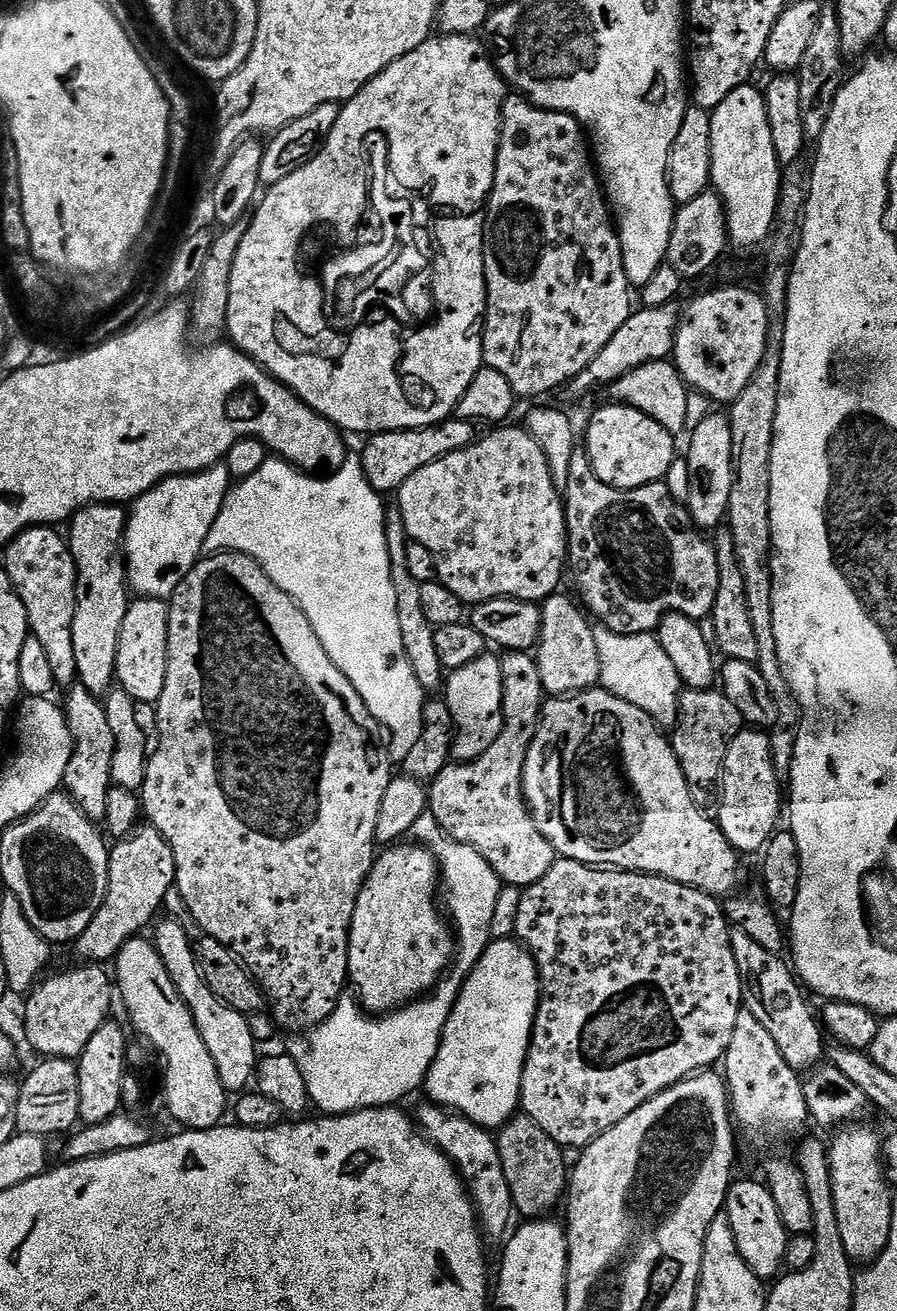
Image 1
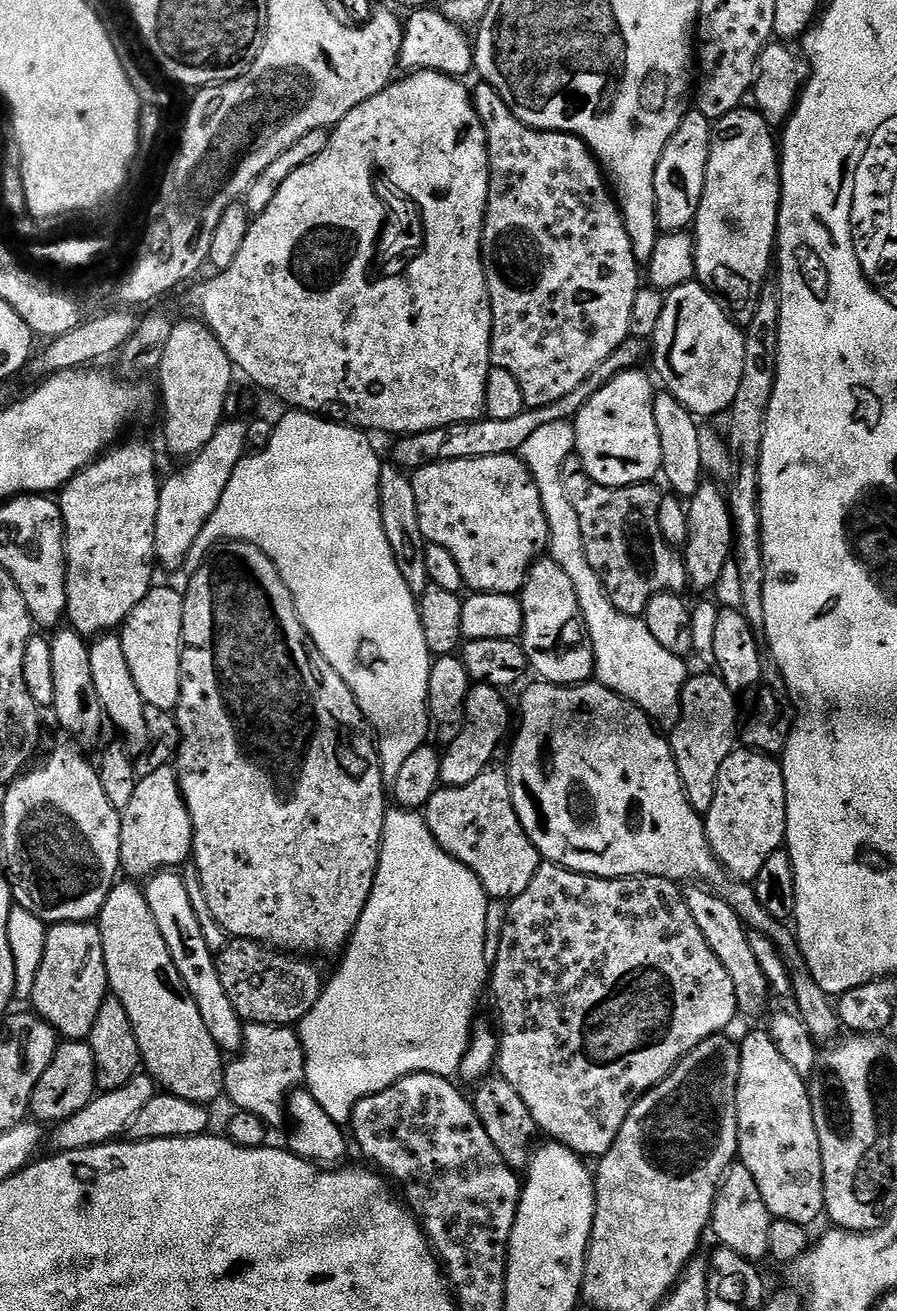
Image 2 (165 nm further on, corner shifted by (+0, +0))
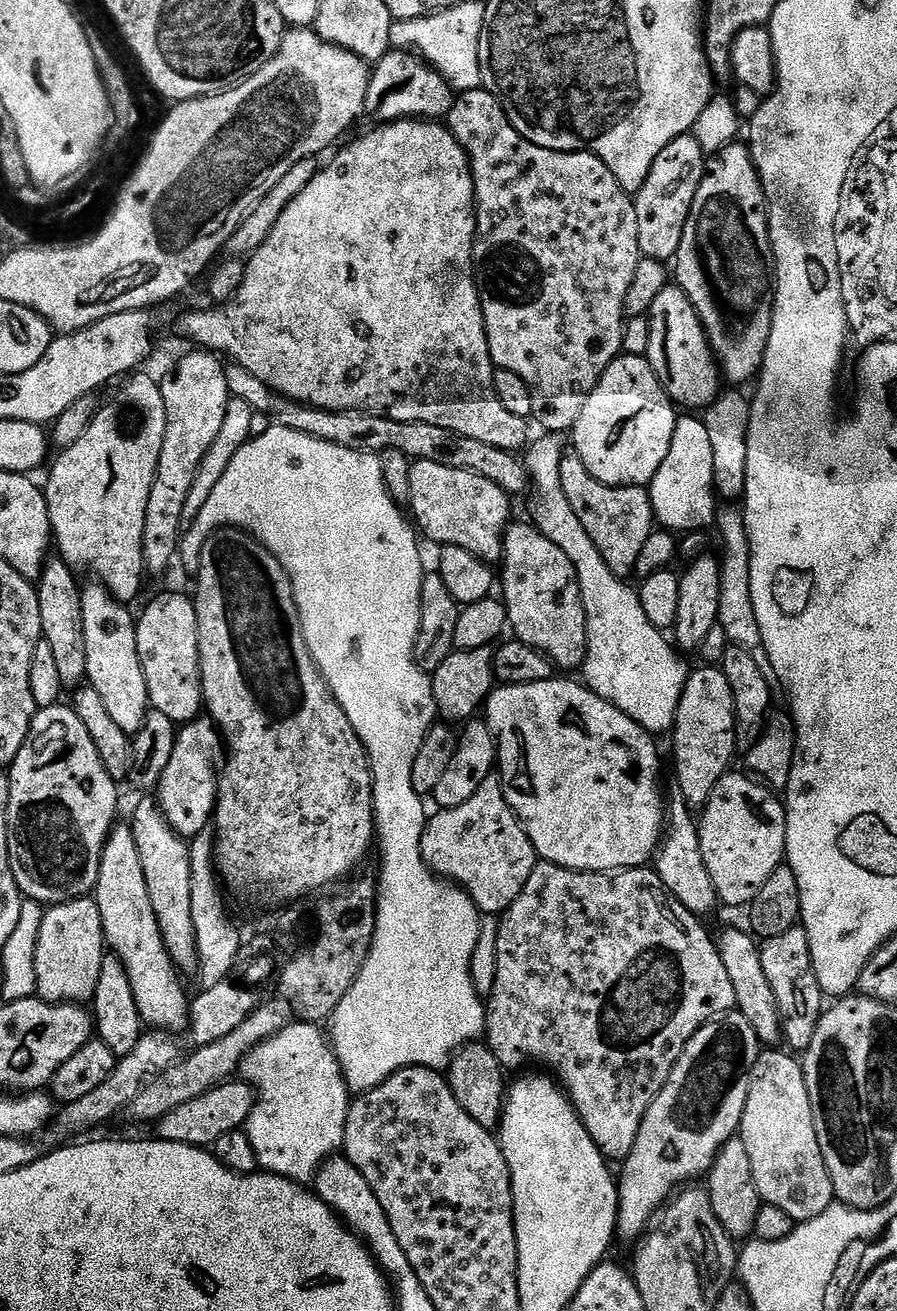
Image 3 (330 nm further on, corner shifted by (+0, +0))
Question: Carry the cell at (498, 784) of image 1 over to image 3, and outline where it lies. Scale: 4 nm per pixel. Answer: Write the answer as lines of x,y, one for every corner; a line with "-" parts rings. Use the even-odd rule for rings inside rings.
499,775
488,776
486,782
482,782
478,790
474,790
474,795
467,802
462,802
462,806
440,808
437,813
437,816
429,815
424,826
420,843
424,865
437,876
463,888
481,913
489,917
499,917
516,901
518,894
522,894
526,878
530,878
534,866
538,863
536,851
523,824
516,817
515,810
506,802

